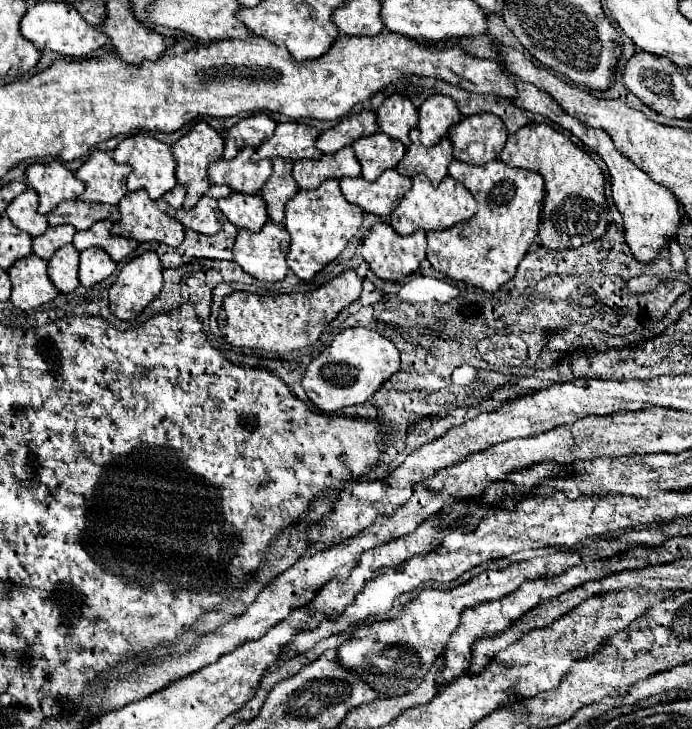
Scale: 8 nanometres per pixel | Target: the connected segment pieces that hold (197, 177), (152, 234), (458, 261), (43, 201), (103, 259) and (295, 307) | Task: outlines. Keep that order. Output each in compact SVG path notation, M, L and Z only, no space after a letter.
M200 121L194 125L194 129L190 133L186 133L184 137L180 137L174 147L172 147L172 155L176 159L176 177L178 177L178 183L186 187L186 199L184 199L184 209L192 209L198 199L208 191L210 187L210 179L208 179L208 165L218 161L222 157L222 147L224 147L224 141L222 137L206 123L206 121Z
M134 191L124 195L118 203L120 221L114 223L112 233L144 241L158 241L166 245L180 245L184 239L184 227L180 221L168 217L164 211L158 209L156 201L148 197L146 191Z
M454 159L448 167L448 175L472 193L478 203L478 211L470 221L444 231L428 231L426 259L436 271L442 271L450 279L494 293L500 285L514 277L518 263L538 235L544 181L538 173L508 167L498 159L480 167Z
M34 163L26 171L28 185L36 189L40 197L38 213L50 213L58 203L66 199L78 199L84 191L84 183L76 179L62 163Z
M90 247L80 253L80 283L92 287L94 283L104 281L116 271L116 263L100 247Z
M346 269L336 279L318 287L310 293L290 293L280 295L254 295L244 291L234 291L224 297L222 309L226 311L224 337L234 347L266 349L276 353L288 353L304 349L316 343L320 333L328 323L350 303L354 303L362 293L362 279L354 269Z

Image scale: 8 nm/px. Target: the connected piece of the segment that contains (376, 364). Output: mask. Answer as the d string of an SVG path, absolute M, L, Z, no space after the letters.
M354 327L336 335L334 343L308 365L302 385L308 399L318 409L324 413L334 413L350 405L366 403L396 371L400 371L400 351L394 347L394 343L372 329Z

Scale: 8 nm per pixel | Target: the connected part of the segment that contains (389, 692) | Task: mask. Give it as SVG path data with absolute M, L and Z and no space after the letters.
M528 559L500 571L484 571L448 591L422 589L418 597L402 607L402 615L354 629L350 639L338 647L336 661L340 661L344 669L360 675L360 679L368 683L370 689L376 689L384 699L412 693L428 675L434 659L444 651L444 645L460 623L460 613L478 601L496 601L506 597L516 587L520 587L524 579L546 577L552 573L552 569L536 567L536 563L536 559Z

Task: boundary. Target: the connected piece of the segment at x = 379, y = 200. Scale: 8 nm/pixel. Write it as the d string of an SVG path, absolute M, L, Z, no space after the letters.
M396 169L384 171L372 183L362 177L342 177L342 193L346 201L380 217L388 217L408 189L410 179L402 177Z

